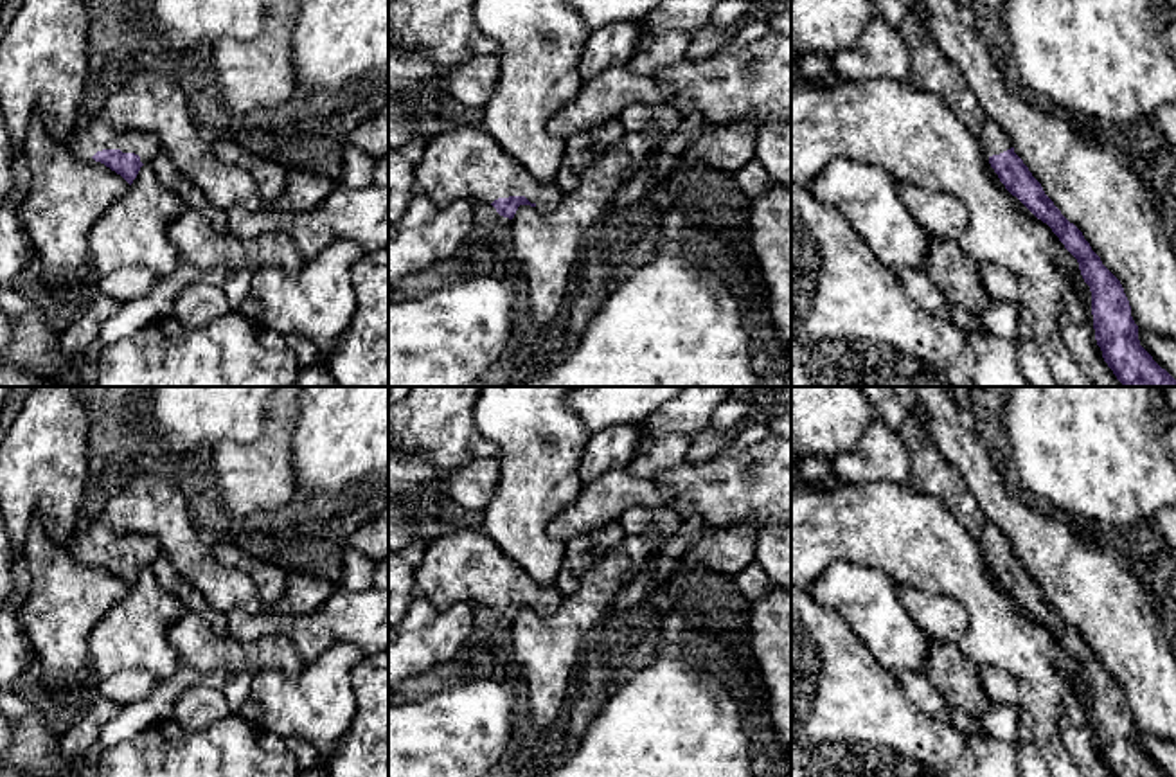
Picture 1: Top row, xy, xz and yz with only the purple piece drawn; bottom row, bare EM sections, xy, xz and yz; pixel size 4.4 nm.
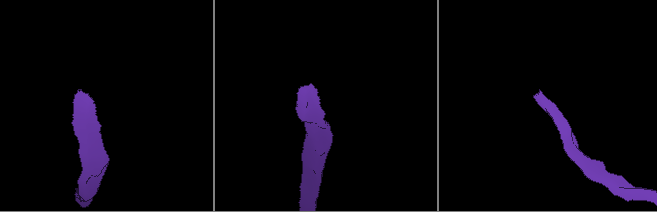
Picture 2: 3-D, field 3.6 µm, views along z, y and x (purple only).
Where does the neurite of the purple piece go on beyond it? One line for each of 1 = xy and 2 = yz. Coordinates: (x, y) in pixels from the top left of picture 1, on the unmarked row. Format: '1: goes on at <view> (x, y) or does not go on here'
1: goes on at xy (69, 594)
2: goes on at yz (930, 473)

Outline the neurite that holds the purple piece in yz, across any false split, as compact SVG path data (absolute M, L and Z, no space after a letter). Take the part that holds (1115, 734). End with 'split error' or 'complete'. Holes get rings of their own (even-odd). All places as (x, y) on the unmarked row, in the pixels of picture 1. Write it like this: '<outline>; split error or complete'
M858 387L878 414L903 441L910 457L908 484L942 502L966 532L980 545L982 559L998 577L998 590L1016 599L1047 626L1077 662L1091 694L1091 718L1074 691L1065 696L1059 718L1061 737L1086 777L1169 777L1140 748L1138 728L1120 683L1102 667L1082 635L1070 626L1041 586L1032 579L1002 531L985 518L960 471L951 466L926 426L901 403L894 387Z; split error

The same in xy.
M106 518L88 522L85 531L74 534L58 545L49 538L43 525L34 520L29 525L23 547L23 563L31 577L31 588L25 603L16 610L23 633L29 637L34 660L40 664L40 674L45 687L65 705L85 712L92 701L94 691L86 687L92 678L92 655L88 639L99 621L129 594L144 567L151 567L160 554L160 543L146 534L117 534Z; split error

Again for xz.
M477 529L457 531L430 543L415 567L415 585L437 610L459 601L486 604L509 622L520 608L547 617L563 603L556 585L536 583Z; split error

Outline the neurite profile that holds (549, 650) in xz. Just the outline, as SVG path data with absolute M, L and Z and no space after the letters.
M626 536L619 545L597 558L595 563L581 576L575 592L563 599L561 606L541 617L536 610L520 608L512 621L512 646L516 662L521 667L521 682L527 692L529 716L541 727L559 723L563 710L568 707L581 656L590 646L593 626L613 610L619 590L629 583L655 556L664 538Z

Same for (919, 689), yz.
M892 671L908 700L928 716L937 718L948 705L926 671Z

